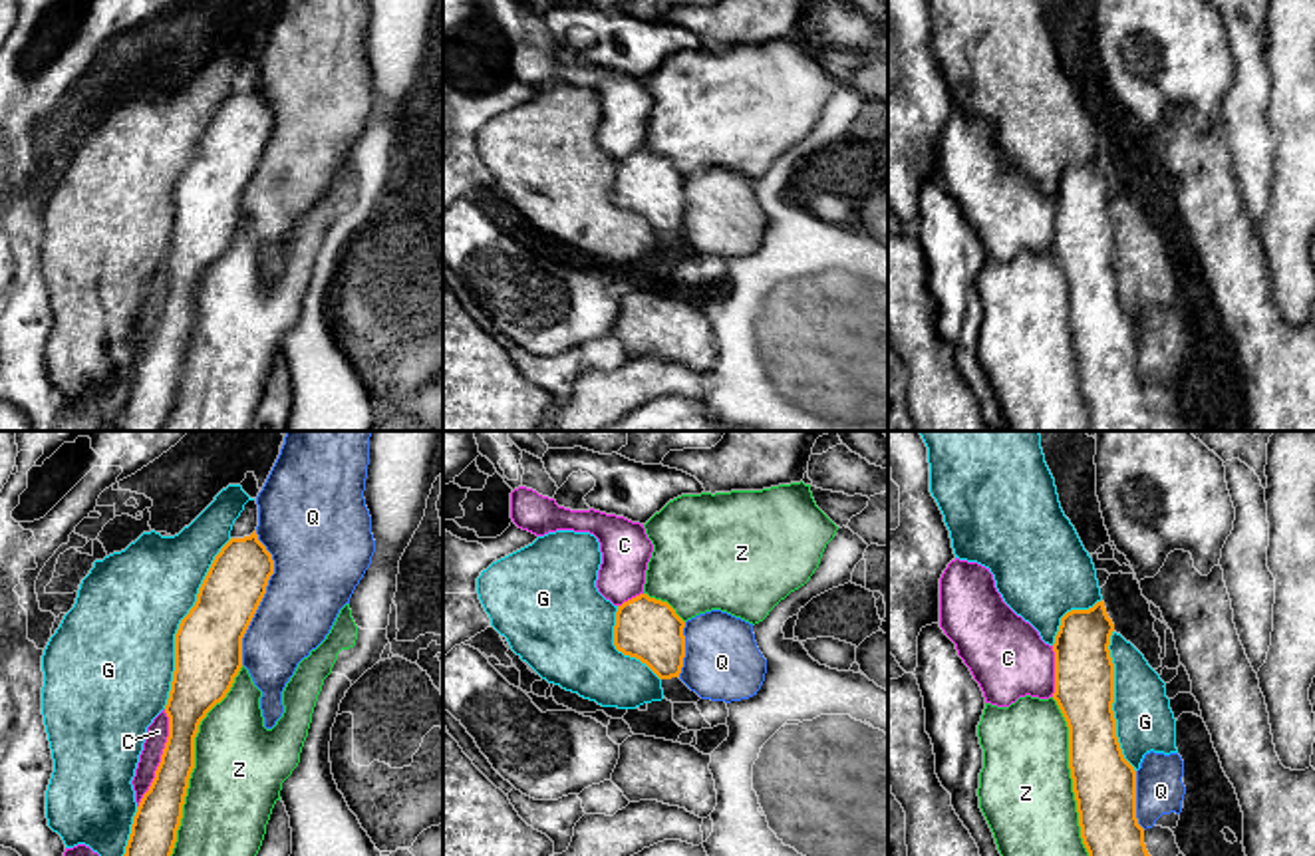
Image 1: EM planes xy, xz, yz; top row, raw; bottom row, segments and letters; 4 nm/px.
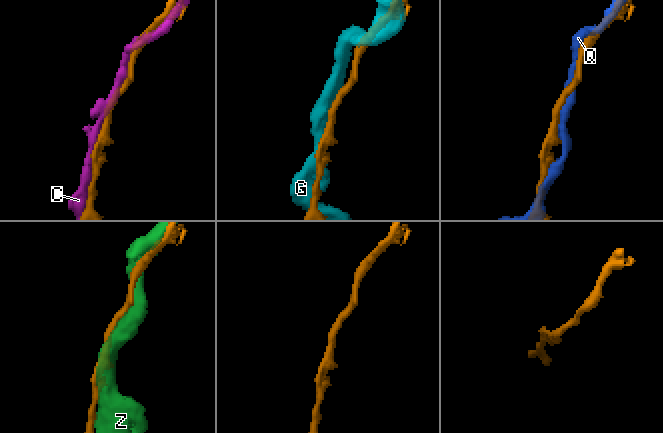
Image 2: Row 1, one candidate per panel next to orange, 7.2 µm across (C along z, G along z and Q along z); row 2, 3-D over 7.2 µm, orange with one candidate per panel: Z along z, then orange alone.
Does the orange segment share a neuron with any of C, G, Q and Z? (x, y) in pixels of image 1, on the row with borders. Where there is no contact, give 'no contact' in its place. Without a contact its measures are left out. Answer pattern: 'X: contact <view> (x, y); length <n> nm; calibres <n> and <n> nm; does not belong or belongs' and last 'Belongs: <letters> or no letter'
C: contact xy (161, 759); length 420 nm; calibres 190 and 90 nm; does not belong
G: contact xy (179, 624); length 750 nm; calibres 280 and 440 nm; does not belong
Q: contact xy (263, 596); length 550 nm; calibres 260 and 360 nm; does not belong
Z: contact xy (193, 761); length 800 nm; calibres 180 and 360 nm; does not belong
Belongs: no letter

